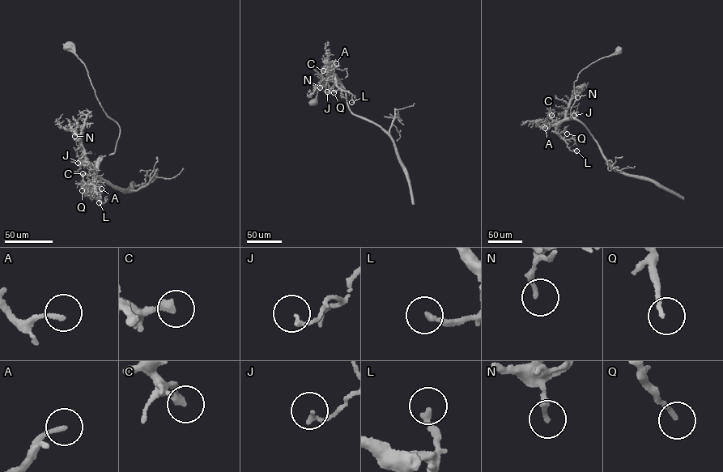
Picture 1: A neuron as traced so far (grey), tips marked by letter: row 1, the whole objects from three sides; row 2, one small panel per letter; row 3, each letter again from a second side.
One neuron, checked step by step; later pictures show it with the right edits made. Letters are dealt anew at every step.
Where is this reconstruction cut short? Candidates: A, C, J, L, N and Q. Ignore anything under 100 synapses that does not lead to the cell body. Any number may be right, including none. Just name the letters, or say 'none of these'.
none of these

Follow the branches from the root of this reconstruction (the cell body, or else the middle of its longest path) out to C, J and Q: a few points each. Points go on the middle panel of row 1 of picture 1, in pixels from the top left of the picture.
C: (336, 77), (326, 66), (323, 68), (323, 70)
J: (336, 77), (329, 82), (329, 91), (327, 91)
Q: (336, 77), (333, 92)

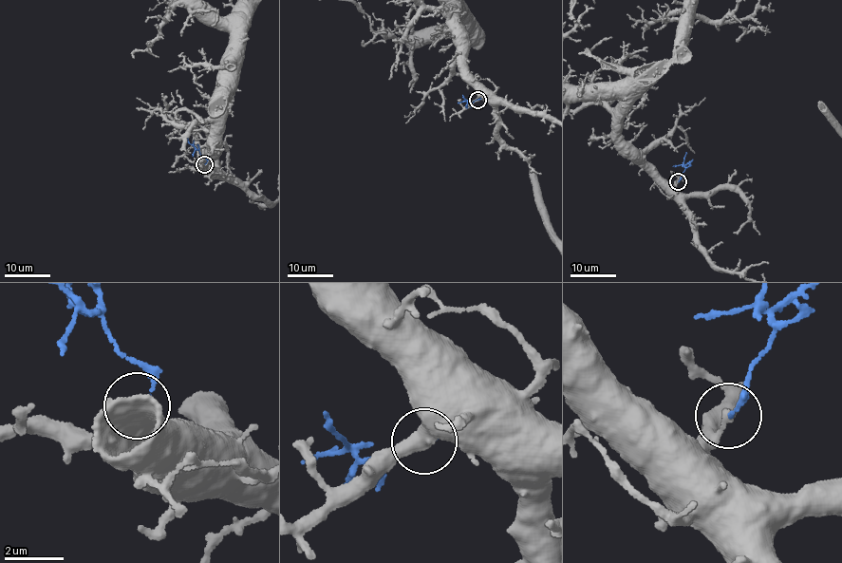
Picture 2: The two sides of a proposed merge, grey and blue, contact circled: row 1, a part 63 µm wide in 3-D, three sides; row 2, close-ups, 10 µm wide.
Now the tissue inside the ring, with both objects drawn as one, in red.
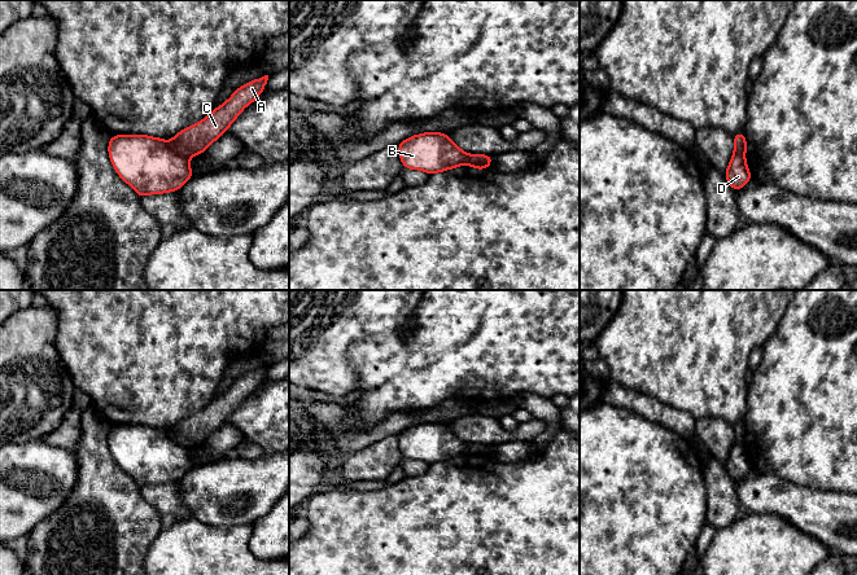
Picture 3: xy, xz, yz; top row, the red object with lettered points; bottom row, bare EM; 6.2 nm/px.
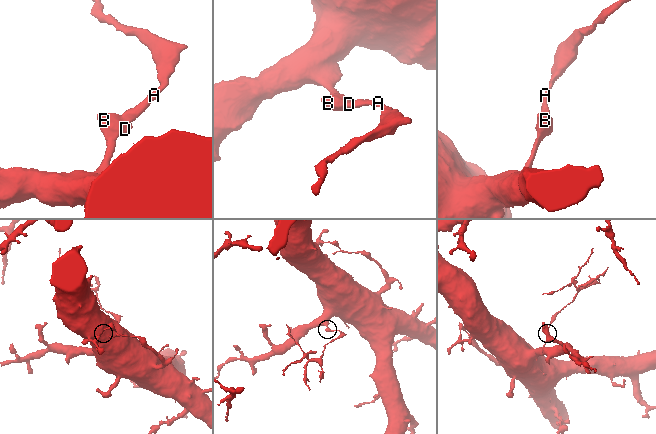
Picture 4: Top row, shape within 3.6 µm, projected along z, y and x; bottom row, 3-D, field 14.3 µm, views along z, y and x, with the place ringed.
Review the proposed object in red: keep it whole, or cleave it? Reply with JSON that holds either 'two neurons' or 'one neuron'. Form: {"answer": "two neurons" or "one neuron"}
{"answer": "two neurons"}

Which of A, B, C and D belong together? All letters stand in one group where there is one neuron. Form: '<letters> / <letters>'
A C / B D

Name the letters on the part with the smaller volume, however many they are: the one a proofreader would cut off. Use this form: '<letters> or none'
A, C

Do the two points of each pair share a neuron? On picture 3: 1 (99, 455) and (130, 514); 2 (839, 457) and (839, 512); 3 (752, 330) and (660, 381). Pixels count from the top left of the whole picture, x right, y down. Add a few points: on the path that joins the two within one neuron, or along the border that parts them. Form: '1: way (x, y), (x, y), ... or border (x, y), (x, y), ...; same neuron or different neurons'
1: way (99, 469), (101, 486), (116, 500); same neuron
2: border (809, 487), (843, 492); different neurons
3: way (729, 330), (711, 330), (683, 358); same neuron

